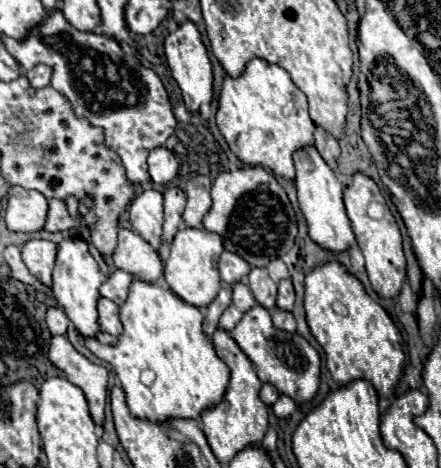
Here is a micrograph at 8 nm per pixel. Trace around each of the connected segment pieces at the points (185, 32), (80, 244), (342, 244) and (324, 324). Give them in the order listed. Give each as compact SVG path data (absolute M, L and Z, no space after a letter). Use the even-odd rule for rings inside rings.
M192 22L180 24L176 32L168 34L168 38L164 42L164 48L166 48L166 60L168 60L168 66L170 66L172 78L178 82L178 86L182 90L182 98L184 98L186 108L190 112L198 112L202 104L210 104L212 98L214 98L212 64L210 64L206 46L202 44L198 28Z
M66 238L62 244L58 244L58 256L56 256L56 268L54 268L54 276L52 276L52 294L58 302L58 306L64 308L66 316L70 318L70 322L74 324L76 332L84 338L96 338L102 330L98 324L98 310L96 310L96 302L100 298L100 288L102 286L102 272L96 264L96 260L92 258L92 254L88 252L88 244L82 238Z
M314 146L302 148L294 154L296 164L296 188L298 188L298 204L308 224L310 238L324 250L342 254L346 252L354 242L354 232L350 226L350 220L346 216L346 208L342 202L342 186L332 172L332 168L322 160L318 150Z
M328 262L314 268L306 276L306 320L312 336L326 352L326 366L338 386L346 386L352 380L368 380L378 396L390 398L404 374L404 350L402 336L386 310L374 302L358 278L346 272L342 264ZM340 302L346 314L338 314L334 304Z

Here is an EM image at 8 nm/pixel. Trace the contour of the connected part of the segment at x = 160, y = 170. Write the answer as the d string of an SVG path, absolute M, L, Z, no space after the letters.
M156 148L148 156L148 172L156 184L164 186L170 180L174 180L176 172L178 172L178 160L170 150Z

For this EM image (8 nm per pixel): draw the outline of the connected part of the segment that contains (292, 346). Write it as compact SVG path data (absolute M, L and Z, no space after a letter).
M260 304L248 310L230 334L242 348L242 352L252 360L262 382L274 384L280 394L290 396L296 404L306 404L314 400L320 388L320 354L306 338L302 338L298 332L276 330L270 312Z

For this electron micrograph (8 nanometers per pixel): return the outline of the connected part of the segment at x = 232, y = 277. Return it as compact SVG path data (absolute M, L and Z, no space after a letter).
M228 250L222 252L222 256L220 256L220 278L222 278L222 282L226 282L226 284L240 282L240 280L244 280L244 276L248 276L248 272L250 272L250 264L244 262L238 254L228 252Z

